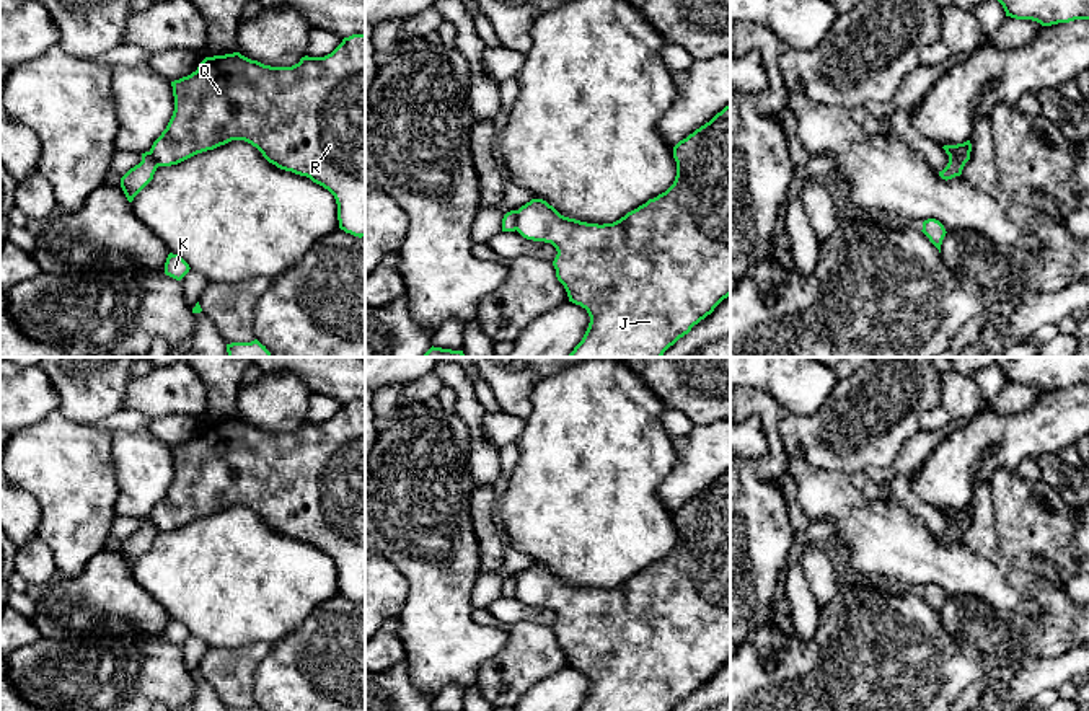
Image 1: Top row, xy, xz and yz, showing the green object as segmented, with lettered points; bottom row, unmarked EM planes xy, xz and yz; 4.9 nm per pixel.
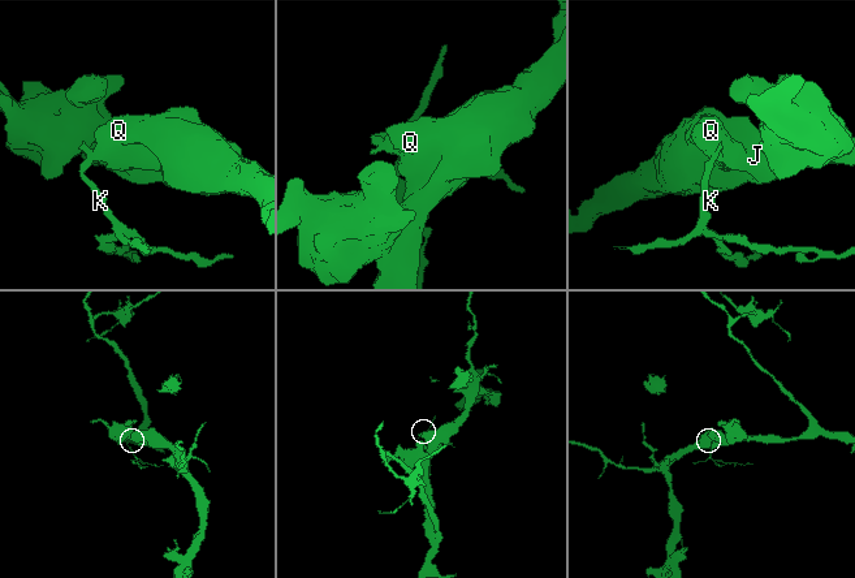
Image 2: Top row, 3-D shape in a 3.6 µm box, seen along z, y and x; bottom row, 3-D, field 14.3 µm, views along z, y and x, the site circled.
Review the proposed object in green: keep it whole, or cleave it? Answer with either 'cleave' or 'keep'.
cleave

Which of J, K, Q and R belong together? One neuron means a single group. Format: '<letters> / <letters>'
J Q R / K

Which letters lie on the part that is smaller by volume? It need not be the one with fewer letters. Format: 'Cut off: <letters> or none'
Cut off: K

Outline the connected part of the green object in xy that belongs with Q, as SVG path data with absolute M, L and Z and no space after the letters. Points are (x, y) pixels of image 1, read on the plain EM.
M352 400L344 403L342 408L324 422L302 422L292 432L271 432L258 426L251 426L240 417L205 422L196 437L179 445L171 447L174 461L174 476L161 501L153 507L150 520L158 532L178 530L197 519L214 515L231 506L245 506L256 512L262 522L280 535L292 537L300 541L310 543L313 548L328 554L337 569L339 594L354 602L365 602L365 400Z

